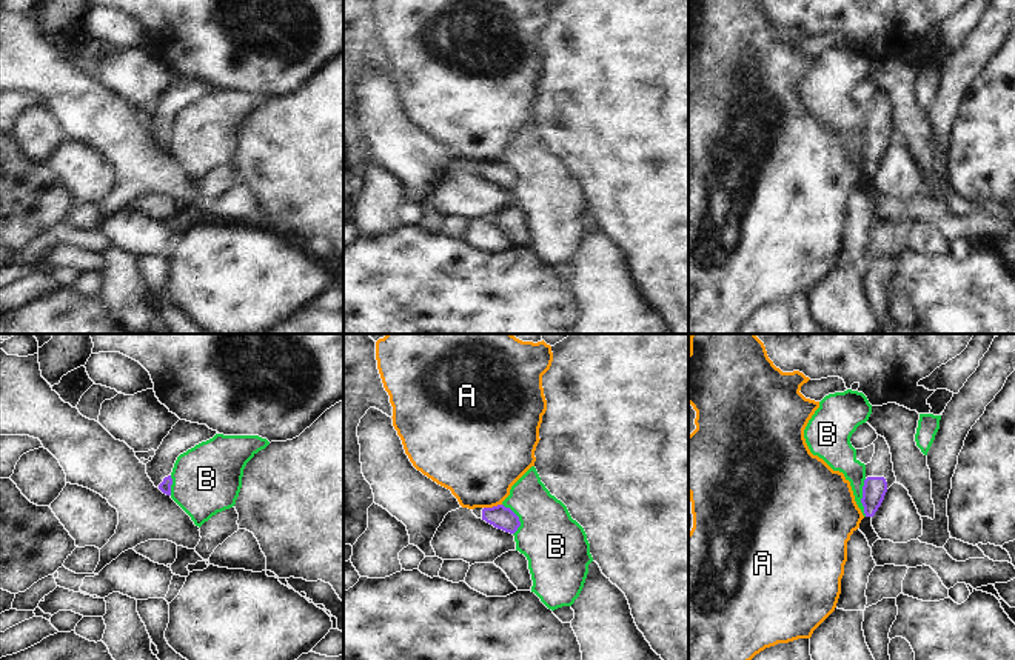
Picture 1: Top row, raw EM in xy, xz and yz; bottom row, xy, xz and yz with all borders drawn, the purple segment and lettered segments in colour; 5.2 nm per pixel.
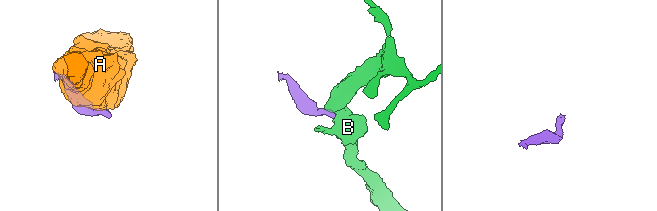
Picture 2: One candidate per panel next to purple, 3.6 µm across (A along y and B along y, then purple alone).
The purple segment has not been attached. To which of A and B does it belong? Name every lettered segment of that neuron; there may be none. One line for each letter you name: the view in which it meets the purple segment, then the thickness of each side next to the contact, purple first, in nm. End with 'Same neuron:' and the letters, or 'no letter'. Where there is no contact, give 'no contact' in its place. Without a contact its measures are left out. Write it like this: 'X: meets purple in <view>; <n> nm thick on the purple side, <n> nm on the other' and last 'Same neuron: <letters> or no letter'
Same neuron: no letter

